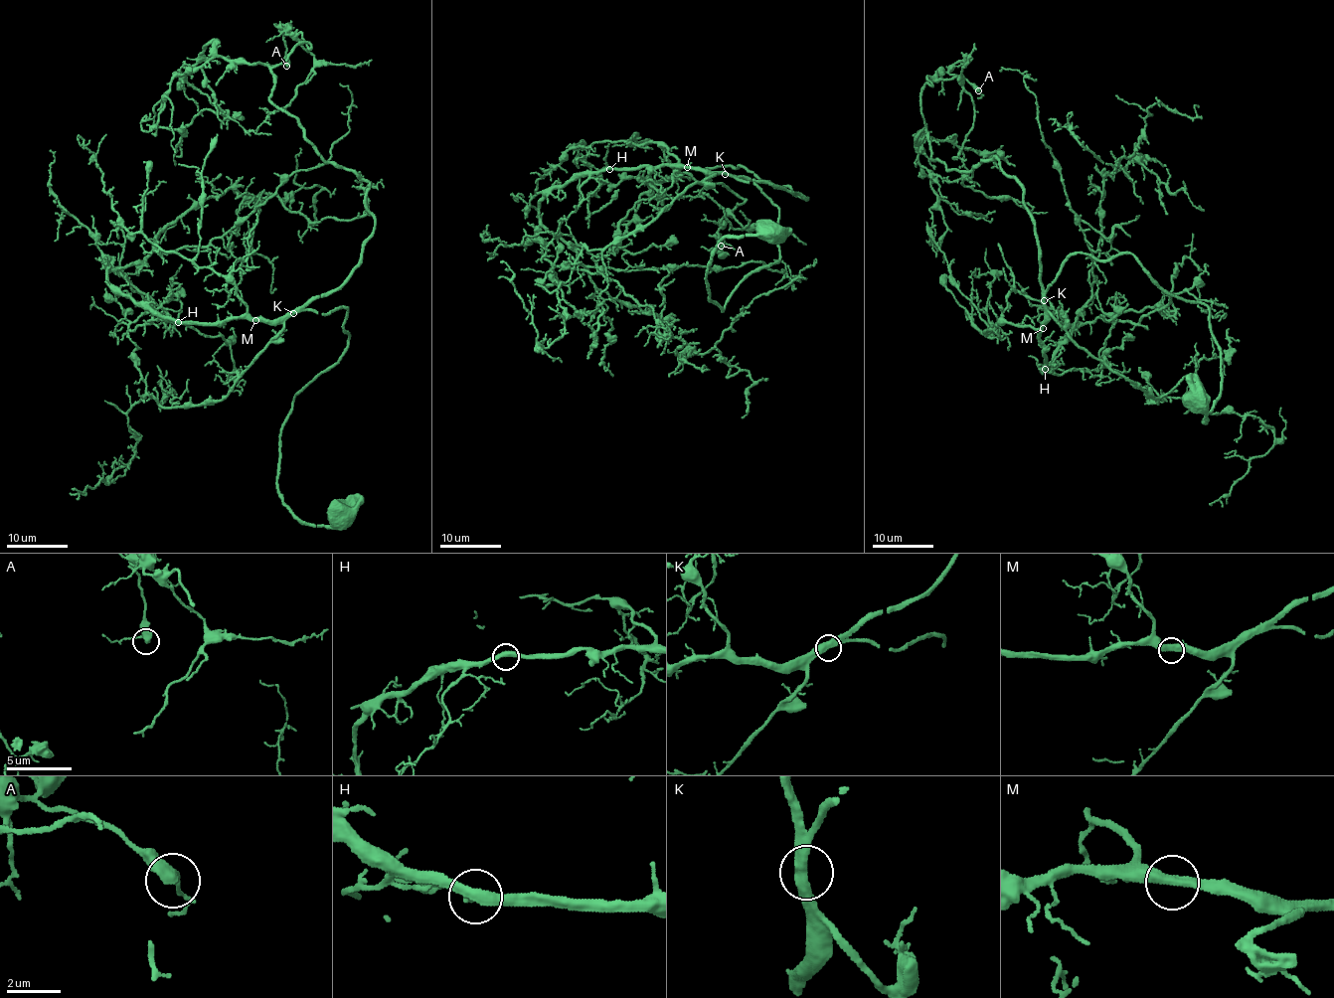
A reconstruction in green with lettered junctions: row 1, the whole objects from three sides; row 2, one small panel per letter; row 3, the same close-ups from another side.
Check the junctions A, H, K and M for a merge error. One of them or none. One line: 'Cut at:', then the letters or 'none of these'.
Cut at: none of these

